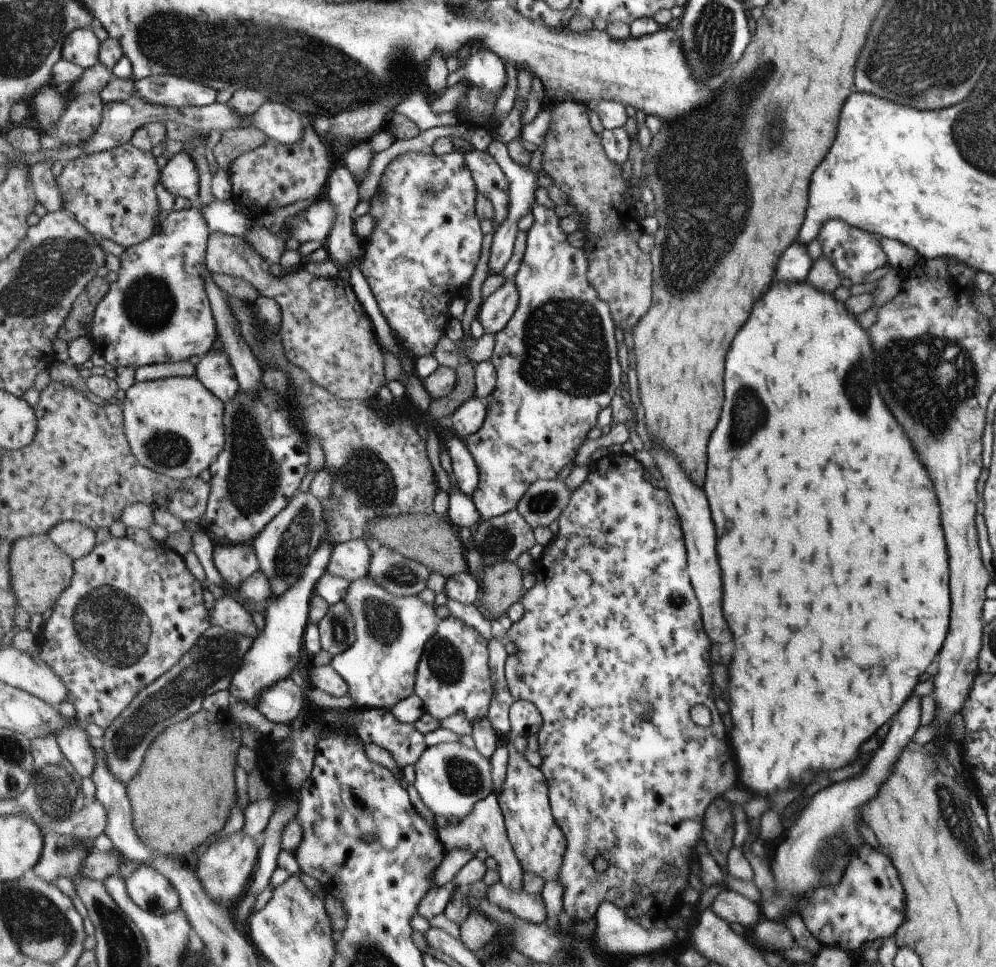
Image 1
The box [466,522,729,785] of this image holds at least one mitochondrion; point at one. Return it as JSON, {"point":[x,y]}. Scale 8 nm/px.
{"point":[641,679]}

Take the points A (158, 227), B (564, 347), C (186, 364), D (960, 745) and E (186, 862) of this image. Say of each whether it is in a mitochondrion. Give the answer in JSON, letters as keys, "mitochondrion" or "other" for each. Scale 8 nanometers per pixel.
{"A":"other","B":"mitochondrion","C":"other","D":"other","E":"other"}

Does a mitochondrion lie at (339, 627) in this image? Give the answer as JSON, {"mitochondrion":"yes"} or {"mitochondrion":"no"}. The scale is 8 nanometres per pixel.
{"mitochondrion":"yes"}

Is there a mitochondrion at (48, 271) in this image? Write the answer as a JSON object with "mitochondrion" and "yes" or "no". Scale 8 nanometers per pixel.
{"mitochondrion":"yes"}

